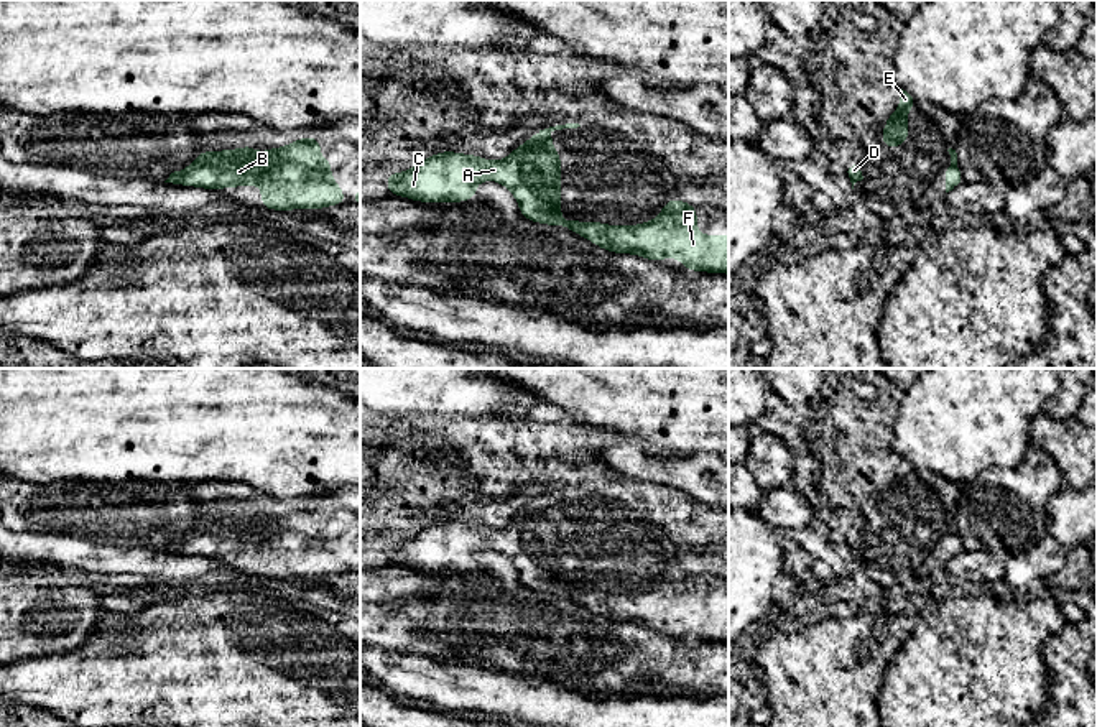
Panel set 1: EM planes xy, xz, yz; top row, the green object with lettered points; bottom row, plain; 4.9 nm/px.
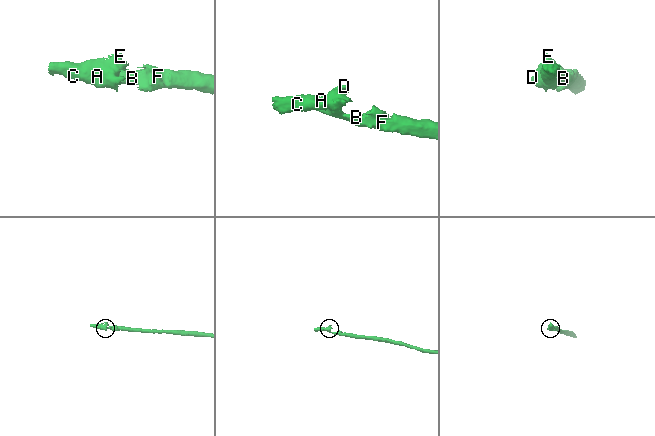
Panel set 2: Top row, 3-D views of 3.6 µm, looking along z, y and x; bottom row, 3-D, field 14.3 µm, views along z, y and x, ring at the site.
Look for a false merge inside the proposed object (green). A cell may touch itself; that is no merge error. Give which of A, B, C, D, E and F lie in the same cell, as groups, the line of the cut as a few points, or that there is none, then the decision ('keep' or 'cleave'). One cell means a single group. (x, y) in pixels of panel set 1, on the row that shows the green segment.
A B C D E F | no cut | keep

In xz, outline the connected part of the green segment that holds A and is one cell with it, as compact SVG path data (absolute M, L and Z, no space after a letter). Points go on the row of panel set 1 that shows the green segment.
M579 123L556 125L536 132L528 141L521 143L505 160L487 161L482 156L464 155L456 151L441 151L423 160L410 171L390 173L385 178L390 196L403 196L418 202L446 202L479 199L474 186L487 179L493 179L508 188L518 201L523 219L538 224L549 224L572 230L574 234L590 240L599 248L623 255L640 255L650 262L661 258L683 258L683 270L725 273L729 275L729 234L702 235L697 227L697 206L683 202L681 199L668 199L663 212L650 222L640 225L607 225L602 222L561 220L561 155L554 150L549 135L554 130L577 128Z

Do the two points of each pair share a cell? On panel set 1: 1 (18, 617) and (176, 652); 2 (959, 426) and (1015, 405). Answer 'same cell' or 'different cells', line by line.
1: different cells
2: same cell

